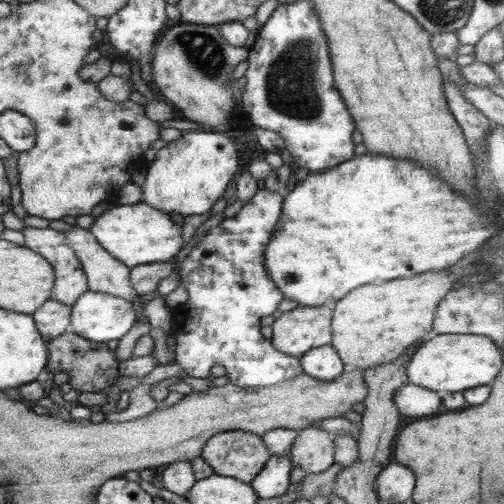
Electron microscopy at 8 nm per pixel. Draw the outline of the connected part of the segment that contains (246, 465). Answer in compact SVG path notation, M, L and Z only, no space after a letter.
M237 430L219 432L218 435L211 436L202 450L201 457L213 468L214 473L251 483L266 466L271 455L267 443L259 434Z

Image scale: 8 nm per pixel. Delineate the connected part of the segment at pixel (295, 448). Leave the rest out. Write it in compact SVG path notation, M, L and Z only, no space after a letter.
M312 425L297 430L289 458L307 474L324 472L335 463L336 435Z

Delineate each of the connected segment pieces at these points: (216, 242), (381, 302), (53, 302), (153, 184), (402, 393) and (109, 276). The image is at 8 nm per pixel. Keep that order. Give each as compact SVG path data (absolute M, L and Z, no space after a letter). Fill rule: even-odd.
M264 186L243 204L242 210L224 219L221 224L208 230L208 233L192 249L188 257L182 261L181 281L188 290L189 299L174 312L172 325L176 336L176 363L185 370L185 376L206 378L211 376L211 368L215 364L225 366L229 382L240 388L264 388L283 383L303 373L302 362L294 356L279 352L271 339L265 339L260 329L262 316L272 315L278 303L284 300L278 285L271 279L266 267L265 252L276 231L276 224L282 214L284 198L279 193L268 191ZM192 272L216 274L216 276L192 276Z
M459 263L440 272L416 274L404 280L392 280L388 284L368 284L356 288L352 296L338 300L332 320L331 345L347 368L378 367L399 359L409 347L434 333L435 312L446 298L455 280L474 274L478 266Z
M48 299L38 311L31 314L39 331L48 340L72 332L71 307L56 299Z
M201 128L181 131L182 136L160 148L151 165L146 166L141 201L168 216L172 213L183 217L202 215L214 206L238 172L238 154L234 142L224 132Z
M405 384L396 392L394 401L399 411L404 416L412 416L412 418L422 418L422 416L432 416L436 412L440 412L442 396L438 396L432 390L420 388L416 384Z
M76 225L65 235L67 243L83 263L89 290L123 297L124 300L134 298L136 292L131 283L131 268L108 252L93 233Z

